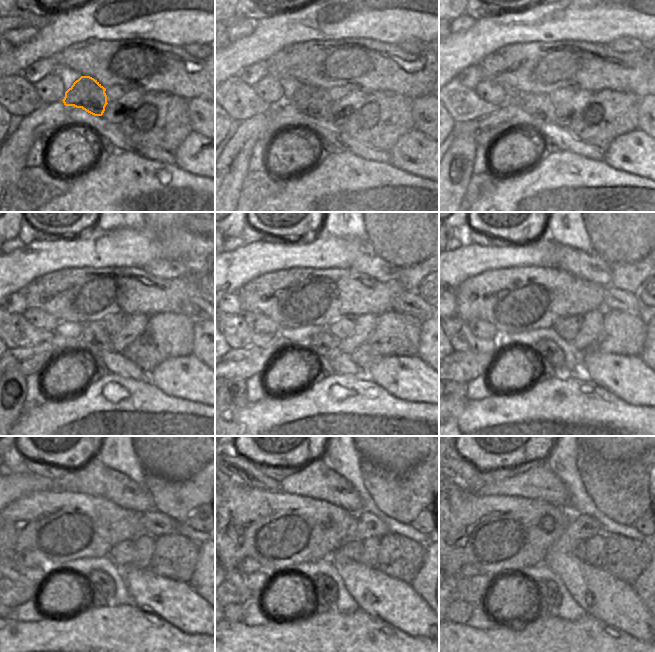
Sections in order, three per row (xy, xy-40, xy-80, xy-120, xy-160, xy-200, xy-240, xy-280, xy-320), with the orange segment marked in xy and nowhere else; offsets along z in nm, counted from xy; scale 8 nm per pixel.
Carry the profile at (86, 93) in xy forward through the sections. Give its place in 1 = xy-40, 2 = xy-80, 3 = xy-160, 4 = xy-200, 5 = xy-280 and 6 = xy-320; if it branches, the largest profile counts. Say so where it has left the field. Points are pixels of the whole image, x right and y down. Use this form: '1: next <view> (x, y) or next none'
1: next xy-40 (312, 101)
2: next xy-80 (539, 106)
3: next xy-160 (318, 340)
4: next xy-200 (546, 343)
5: next xy-280 (322, 573)
6: next xy-320 (549, 593)

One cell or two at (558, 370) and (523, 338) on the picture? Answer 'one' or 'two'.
one

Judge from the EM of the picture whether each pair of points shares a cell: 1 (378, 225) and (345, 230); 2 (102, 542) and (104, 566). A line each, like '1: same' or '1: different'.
1: different
2: different

